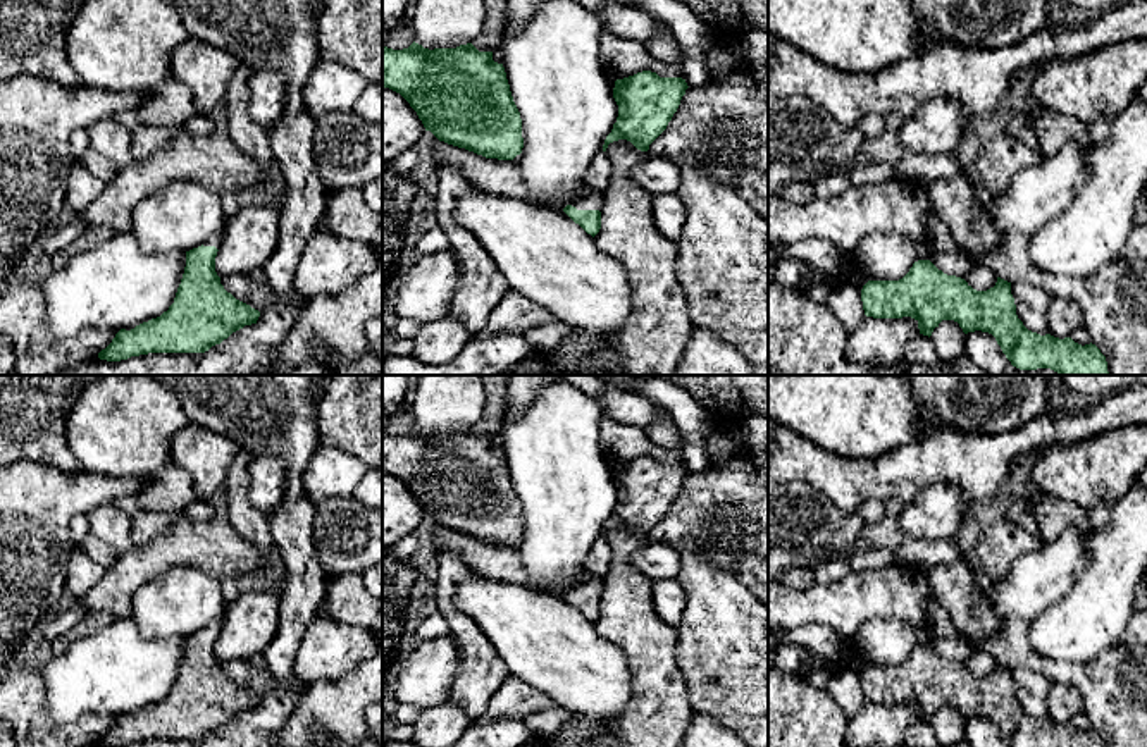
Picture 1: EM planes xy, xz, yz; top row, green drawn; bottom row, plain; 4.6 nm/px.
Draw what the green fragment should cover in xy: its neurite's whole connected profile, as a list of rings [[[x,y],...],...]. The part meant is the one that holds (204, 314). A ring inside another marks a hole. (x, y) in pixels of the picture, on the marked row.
[[[222,231],[186,251],[184,274],[169,310],[131,330],[121,329],[98,358],[121,361],[148,353],[205,353],[245,325],[257,324],[260,312],[220,284],[215,272],[220,239]]]

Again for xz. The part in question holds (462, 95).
[[[472,43],[424,48],[382,45],[382,88],[400,93],[425,131],[439,141],[486,158],[513,160],[522,153],[522,119],[503,64]]]

